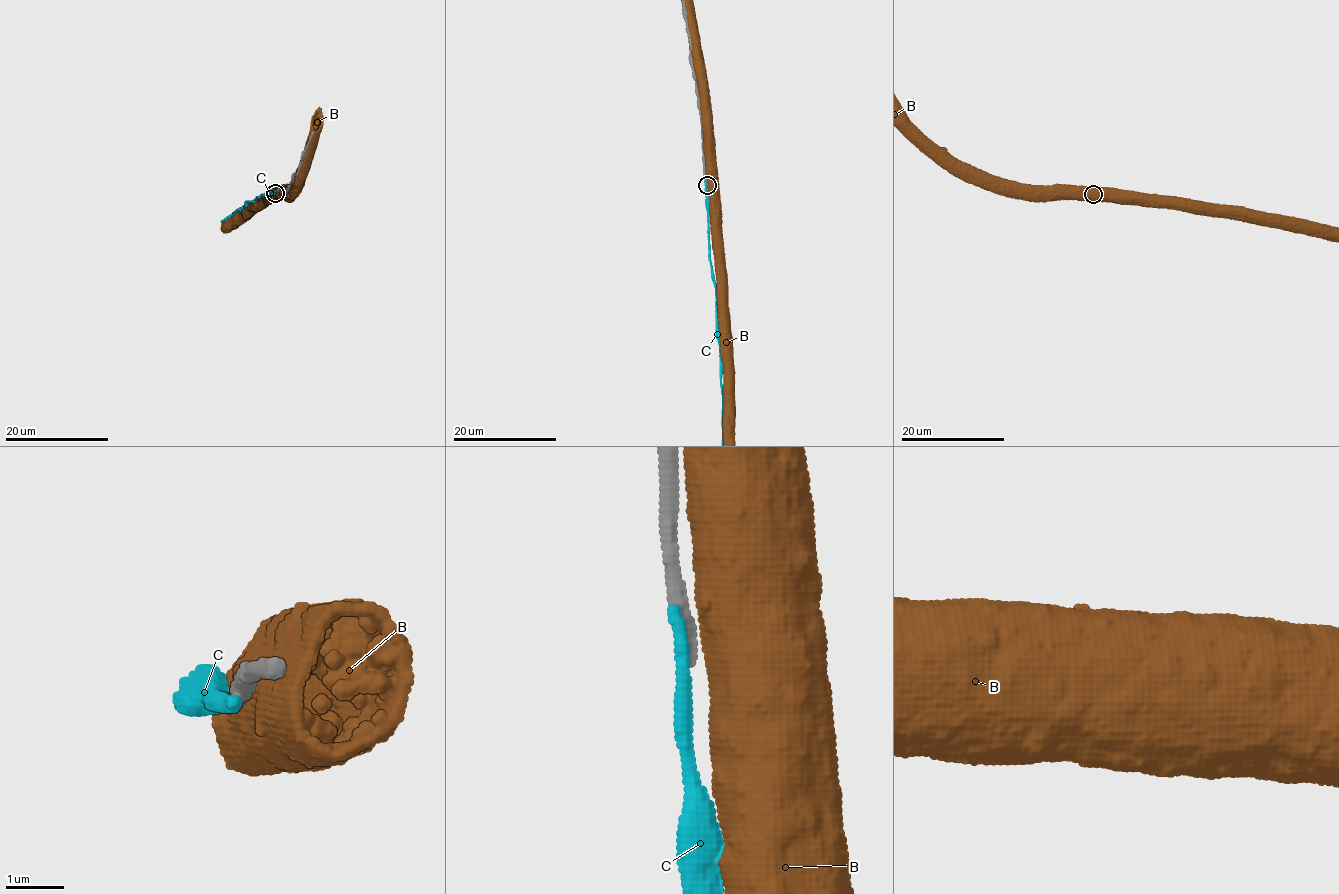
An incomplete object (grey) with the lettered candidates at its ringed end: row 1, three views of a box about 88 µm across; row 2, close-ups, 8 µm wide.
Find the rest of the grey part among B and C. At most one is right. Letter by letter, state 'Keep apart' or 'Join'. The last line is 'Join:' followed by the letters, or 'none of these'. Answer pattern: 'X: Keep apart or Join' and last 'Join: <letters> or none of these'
B: Keep apart
C: Keep apart
Join: none of these

